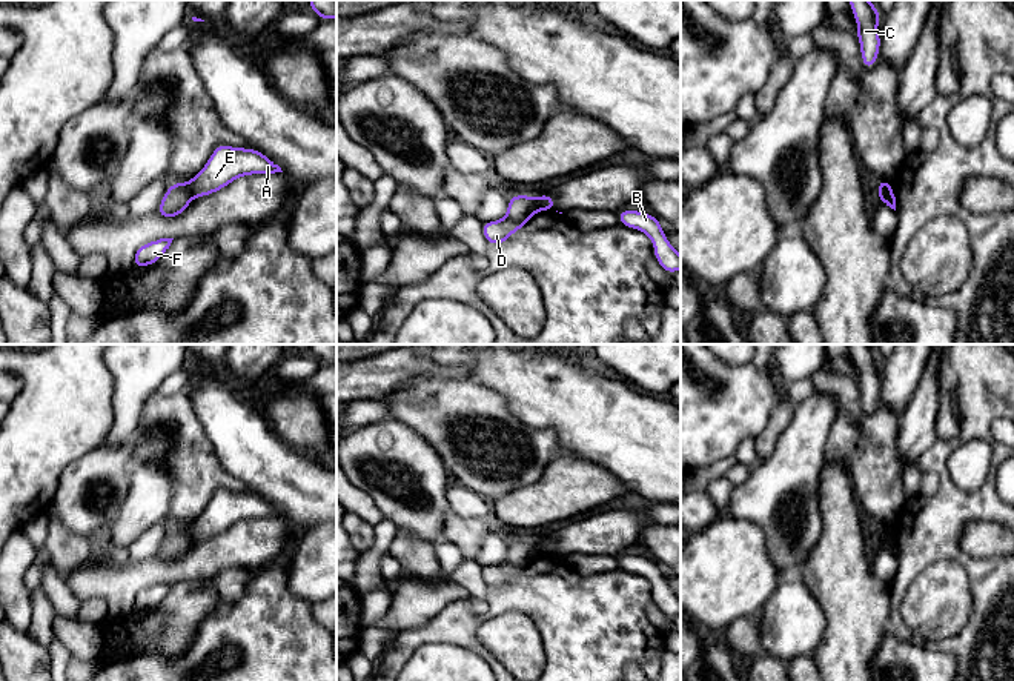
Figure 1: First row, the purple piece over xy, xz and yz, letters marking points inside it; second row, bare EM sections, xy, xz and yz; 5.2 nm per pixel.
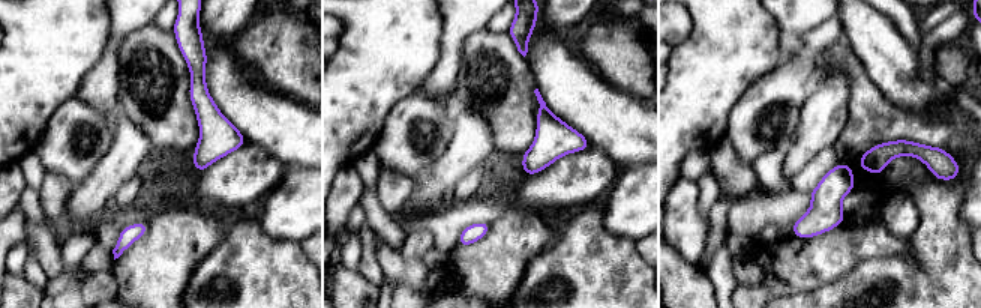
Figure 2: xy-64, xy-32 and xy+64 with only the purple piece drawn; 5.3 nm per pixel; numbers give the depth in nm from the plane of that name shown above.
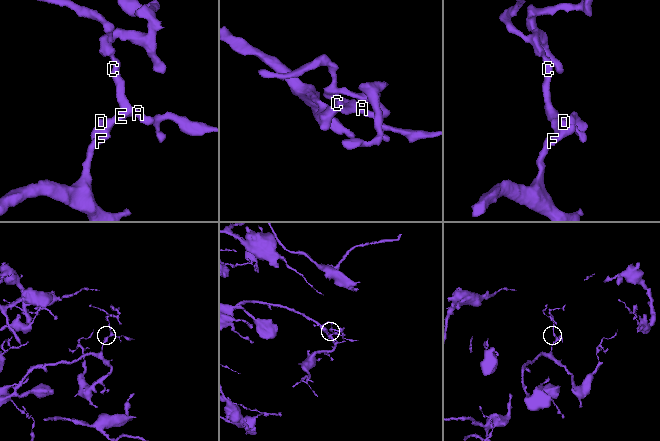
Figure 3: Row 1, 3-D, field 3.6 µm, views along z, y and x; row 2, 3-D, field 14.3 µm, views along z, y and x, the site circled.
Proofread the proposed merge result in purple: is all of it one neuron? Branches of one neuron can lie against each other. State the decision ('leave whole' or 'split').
split

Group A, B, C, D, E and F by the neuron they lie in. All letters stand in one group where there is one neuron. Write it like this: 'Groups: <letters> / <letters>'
Groups: A B C E / D F

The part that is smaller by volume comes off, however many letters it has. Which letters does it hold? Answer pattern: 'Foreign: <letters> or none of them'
Foreign: A, B, C, E

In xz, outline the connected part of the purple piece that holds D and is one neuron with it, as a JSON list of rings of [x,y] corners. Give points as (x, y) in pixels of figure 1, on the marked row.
[[[510,195],[507,214],[498,221],[484,221],[482,234],[490,244],[502,244],[512,234],[519,231],[536,212],[535,197]]]

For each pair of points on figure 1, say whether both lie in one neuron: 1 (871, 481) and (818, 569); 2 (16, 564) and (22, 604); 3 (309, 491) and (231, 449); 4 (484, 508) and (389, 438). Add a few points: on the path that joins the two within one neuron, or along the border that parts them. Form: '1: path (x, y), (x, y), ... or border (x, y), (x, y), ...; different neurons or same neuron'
1: border (838, 463), (845, 472), (854, 495); different neurons
2: path (16, 574), (16, 595); same neuron
3: path (289, 480), (251, 451); same neuron
4: border (452, 481), (447, 489), (449, 509); different neurons

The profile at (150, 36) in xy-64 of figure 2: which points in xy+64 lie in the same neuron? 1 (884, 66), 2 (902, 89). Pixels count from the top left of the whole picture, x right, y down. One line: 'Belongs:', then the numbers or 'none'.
Belongs: none

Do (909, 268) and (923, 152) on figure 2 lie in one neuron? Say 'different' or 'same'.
same

